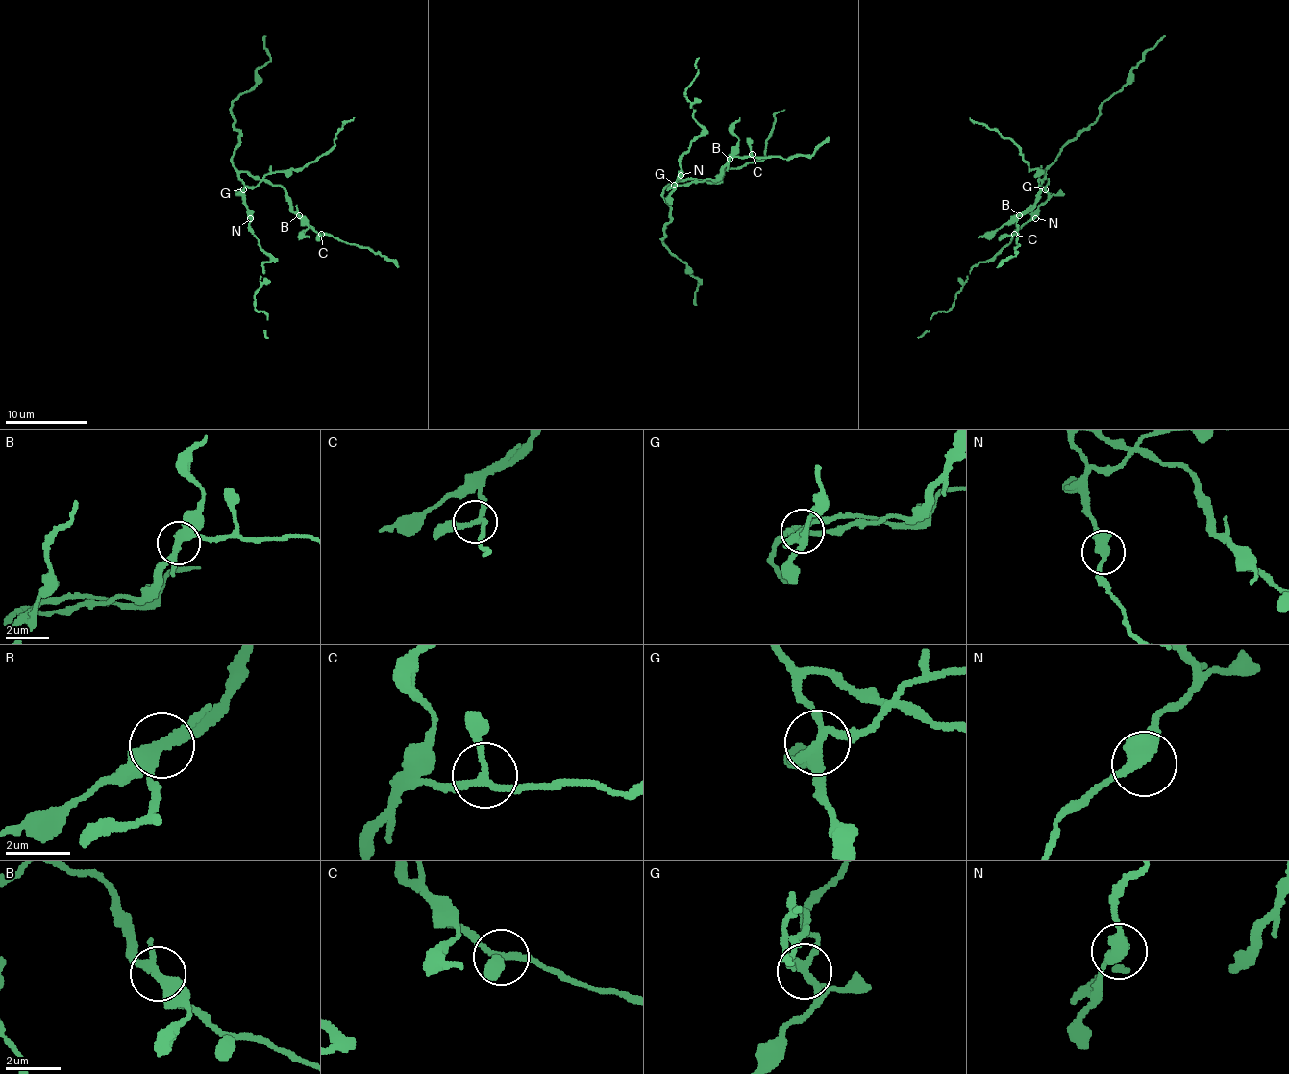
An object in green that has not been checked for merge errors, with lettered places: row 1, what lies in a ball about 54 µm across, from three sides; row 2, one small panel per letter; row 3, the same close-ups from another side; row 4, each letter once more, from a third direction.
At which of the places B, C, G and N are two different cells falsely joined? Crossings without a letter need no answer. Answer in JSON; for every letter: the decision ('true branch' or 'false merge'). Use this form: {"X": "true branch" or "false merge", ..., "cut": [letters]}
{"B": "false merge", "C": "true branch", "G": "false merge", "N": "true branch", "cut": ["B", "G"]}

